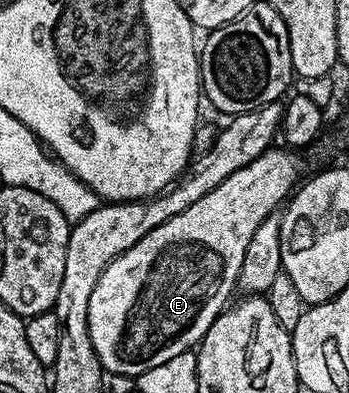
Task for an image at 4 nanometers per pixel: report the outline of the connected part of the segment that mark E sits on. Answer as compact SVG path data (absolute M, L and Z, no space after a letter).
M278 149L265 150L252 164L246 164L240 172L232 172L224 184L212 188L208 196L200 196L200 200L196 200L192 208L184 208L180 216L172 216L172 220L152 228L152 232L104 268L96 288L92 288L92 300L88 300L88 332L92 348L107 375L137 376L180 353L193 351L219 314L227 309L230 293L238 286L244 252L256 228L291 197L300 182L298 158L294 155L297 153Z

